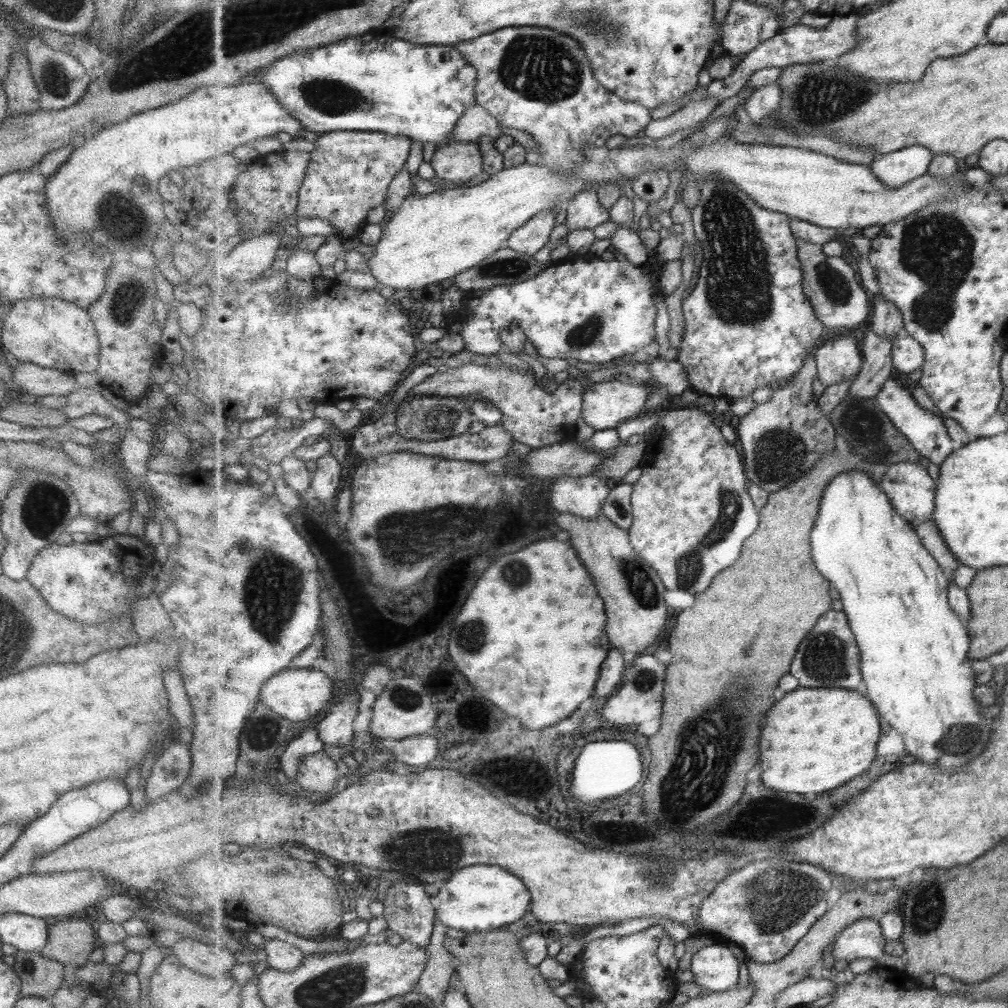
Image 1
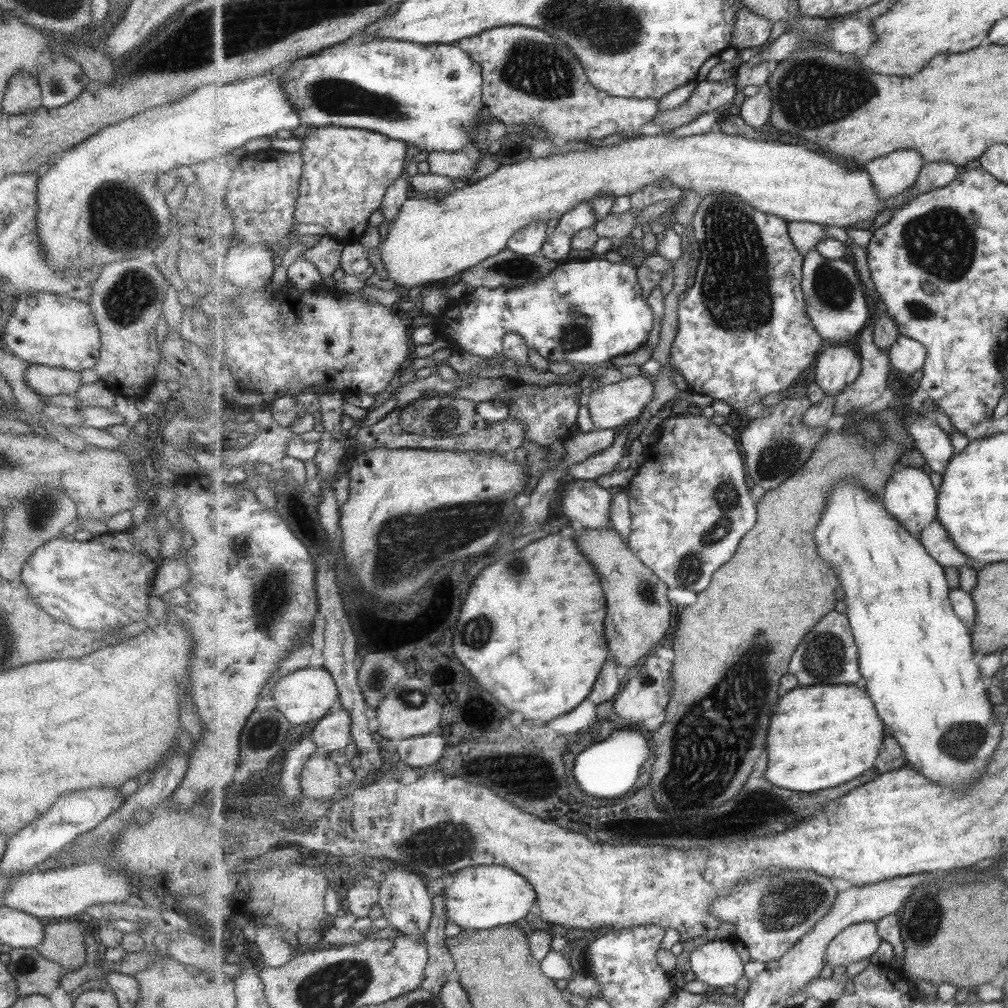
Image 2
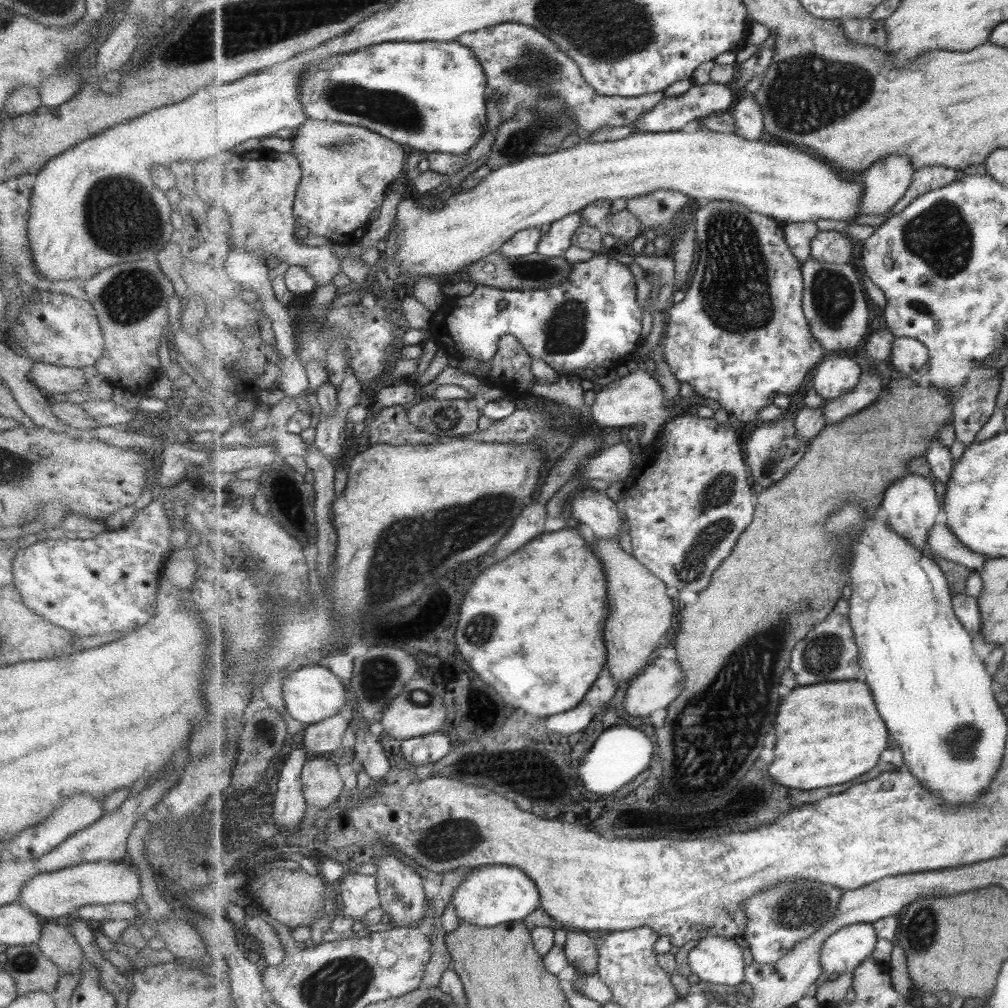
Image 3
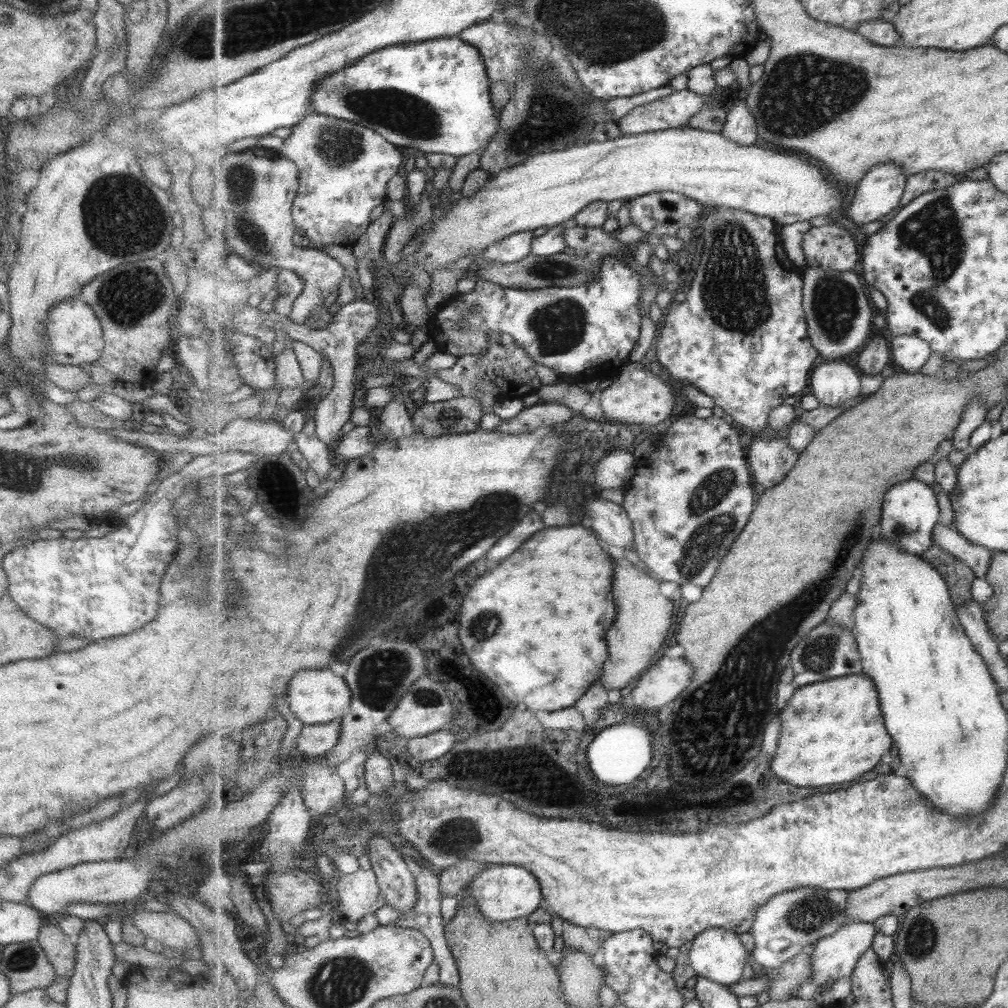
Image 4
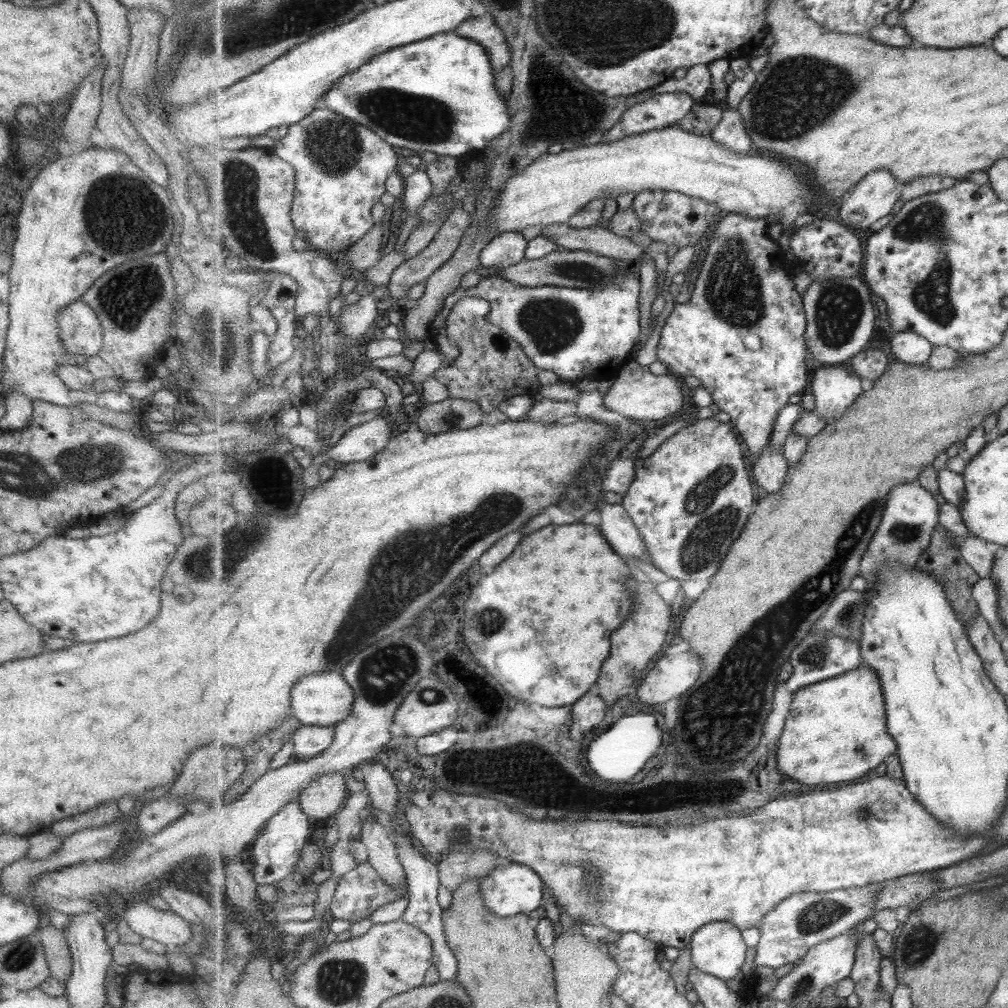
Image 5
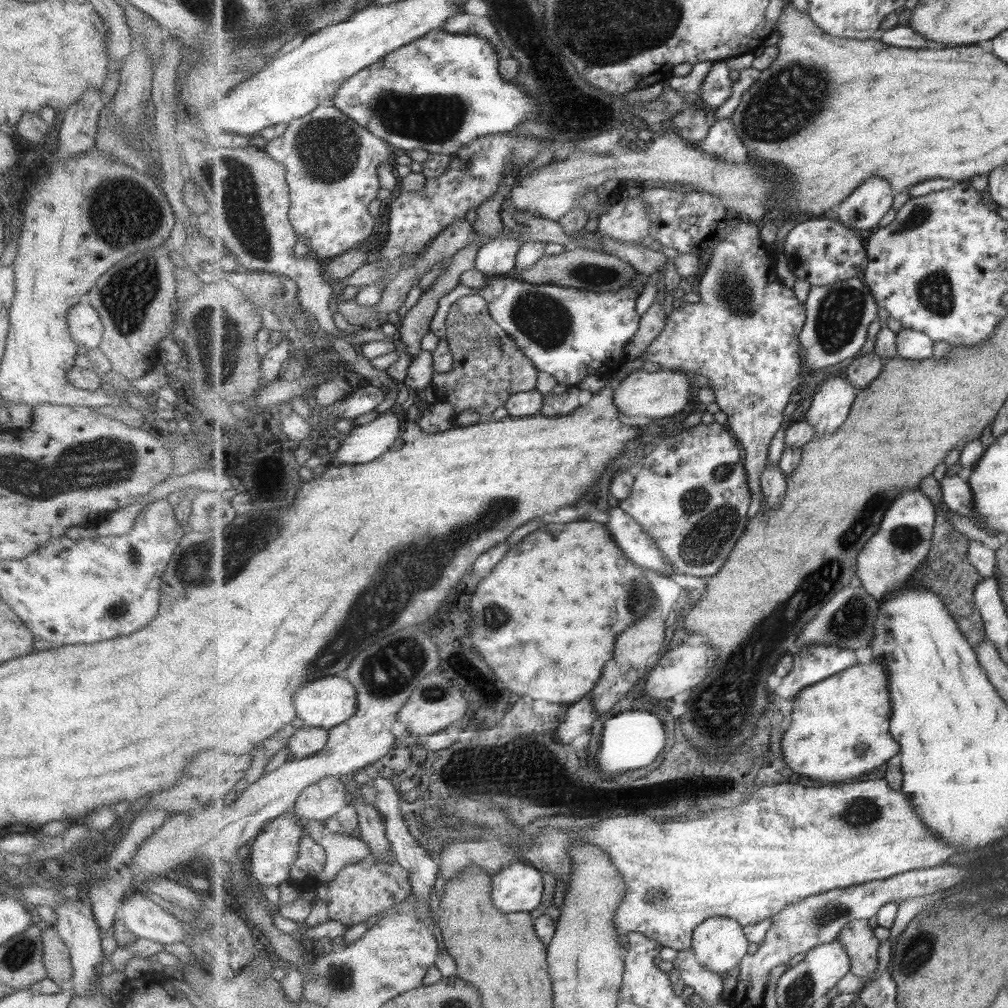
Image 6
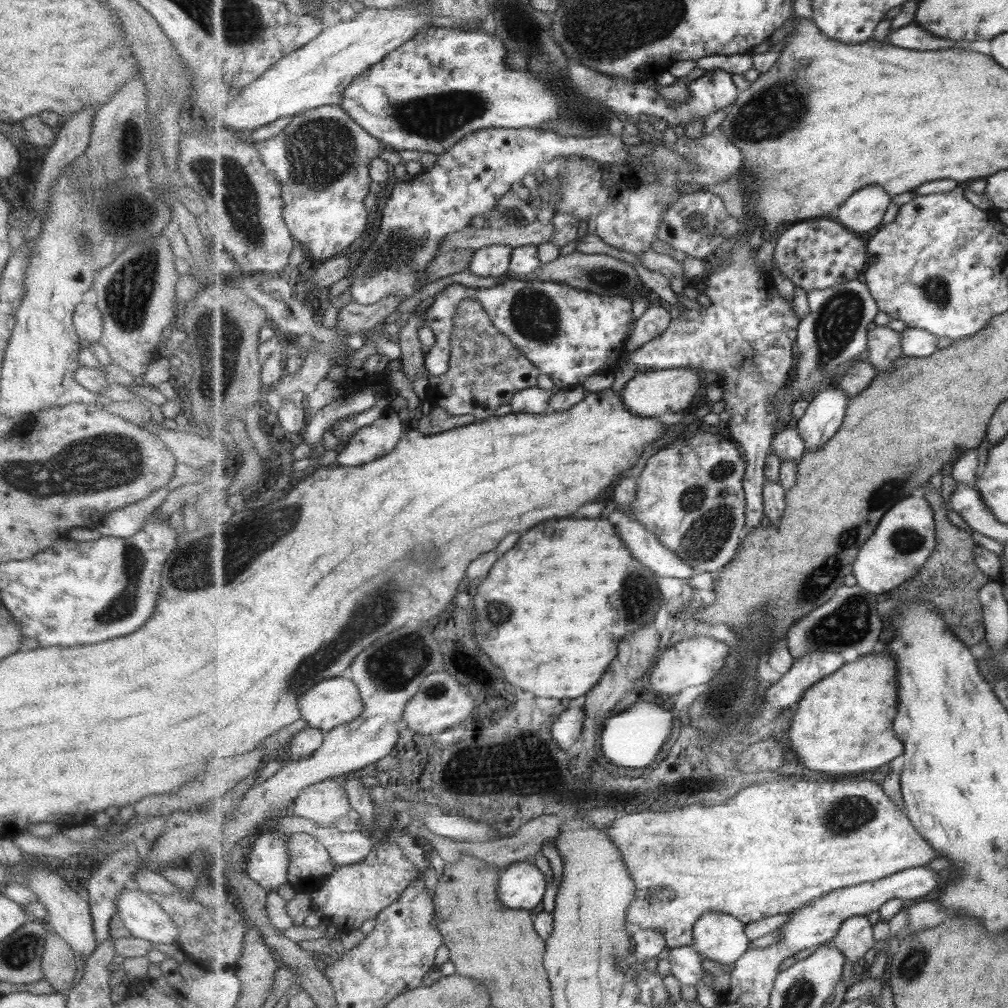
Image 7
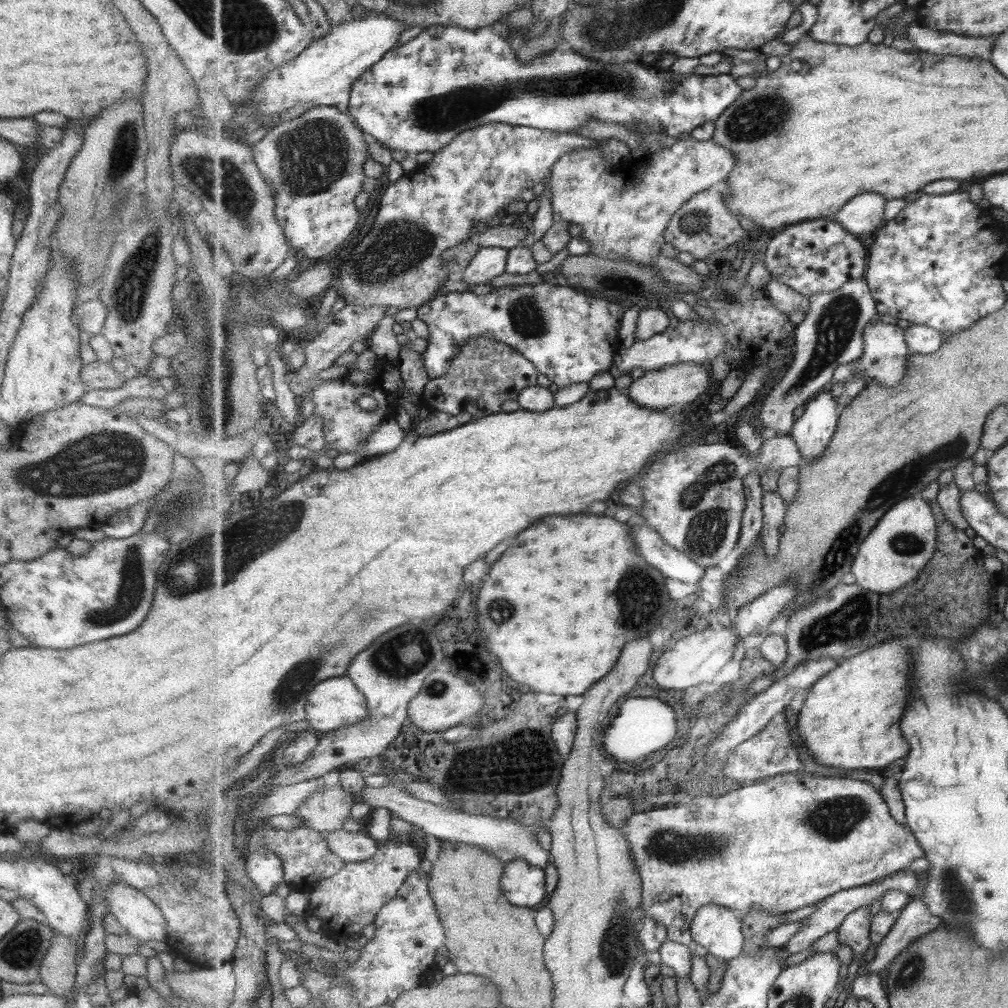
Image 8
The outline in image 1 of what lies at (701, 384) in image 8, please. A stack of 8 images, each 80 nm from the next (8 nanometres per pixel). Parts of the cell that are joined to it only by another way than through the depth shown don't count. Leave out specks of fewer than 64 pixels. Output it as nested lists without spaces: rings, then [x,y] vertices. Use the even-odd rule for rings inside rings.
[[[605,380],[596,383],[587,388],[584,394],[584,405],[582,418],[585,423],[595,430],[616,429],[622,422],[644,414],[644,407],[647,404],[649,392],[643,382],[633,381],[632,383],[623,383],[615,380]]]

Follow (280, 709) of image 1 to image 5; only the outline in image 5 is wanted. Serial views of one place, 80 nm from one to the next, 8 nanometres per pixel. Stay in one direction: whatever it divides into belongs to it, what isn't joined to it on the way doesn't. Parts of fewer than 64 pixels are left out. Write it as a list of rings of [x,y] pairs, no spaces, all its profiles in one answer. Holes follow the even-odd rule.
[[[322,672],[308,674],[301,678],[292,690],[291,702],[291,715],[302,725],[336,727],[351,716],[356,695],[341,672]]]

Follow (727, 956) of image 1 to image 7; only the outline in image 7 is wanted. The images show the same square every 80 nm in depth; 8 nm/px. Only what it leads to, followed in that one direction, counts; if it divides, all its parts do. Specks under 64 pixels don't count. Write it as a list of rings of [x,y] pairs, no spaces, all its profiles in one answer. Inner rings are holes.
[[[705,913],[694,926],[693,945],[713,966],[735,964],[751,950],[745,923],[732,914]]]

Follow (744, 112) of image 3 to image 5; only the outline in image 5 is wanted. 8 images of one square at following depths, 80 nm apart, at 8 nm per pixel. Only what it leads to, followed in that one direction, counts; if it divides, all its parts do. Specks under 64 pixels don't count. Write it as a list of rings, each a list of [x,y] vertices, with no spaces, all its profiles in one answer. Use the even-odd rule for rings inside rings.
[[[724,108],[721,122],[715,127],[711,135],[716,139],[716,142],[720,142],[725,148],[743,154],[750,154],[753,151],[752,142],[750,142],[745,130],[739,108],[735,111]]]

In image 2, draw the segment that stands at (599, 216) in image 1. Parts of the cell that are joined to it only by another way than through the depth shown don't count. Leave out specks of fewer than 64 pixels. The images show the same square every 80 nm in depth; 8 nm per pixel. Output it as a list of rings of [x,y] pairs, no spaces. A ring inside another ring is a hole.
[[[584,202],[559,219],[553,234],[547,238],[542,254],[555,262],[568,261],[572,240],[581,231],[597,226],[597,215],[590,202]]]

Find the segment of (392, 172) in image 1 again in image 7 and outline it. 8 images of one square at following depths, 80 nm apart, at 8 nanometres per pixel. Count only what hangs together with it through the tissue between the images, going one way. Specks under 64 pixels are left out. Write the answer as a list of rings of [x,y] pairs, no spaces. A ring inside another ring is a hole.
[[[327,105],[299,113],[274,137],[251,143],[261,153],[268,169],[277,174],[277,178],[281,178],[285,223],[293,239],[305,250],[306,257],[329,260],[331,256],[348,248],[367,230],[370,212],[363,205],[363,200],[371,190],[369,162],[377,158],[377,150],[382,148],[383,143],[355,122],[342,106]]]

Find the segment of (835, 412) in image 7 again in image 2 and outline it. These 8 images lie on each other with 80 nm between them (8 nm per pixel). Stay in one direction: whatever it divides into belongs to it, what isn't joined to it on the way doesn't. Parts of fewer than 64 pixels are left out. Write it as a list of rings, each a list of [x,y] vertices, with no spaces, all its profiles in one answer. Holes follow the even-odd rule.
[[[826,346],[816,362],[814,380],[829,394],[841,394],[862,373],[862,360],[850,346]]]

